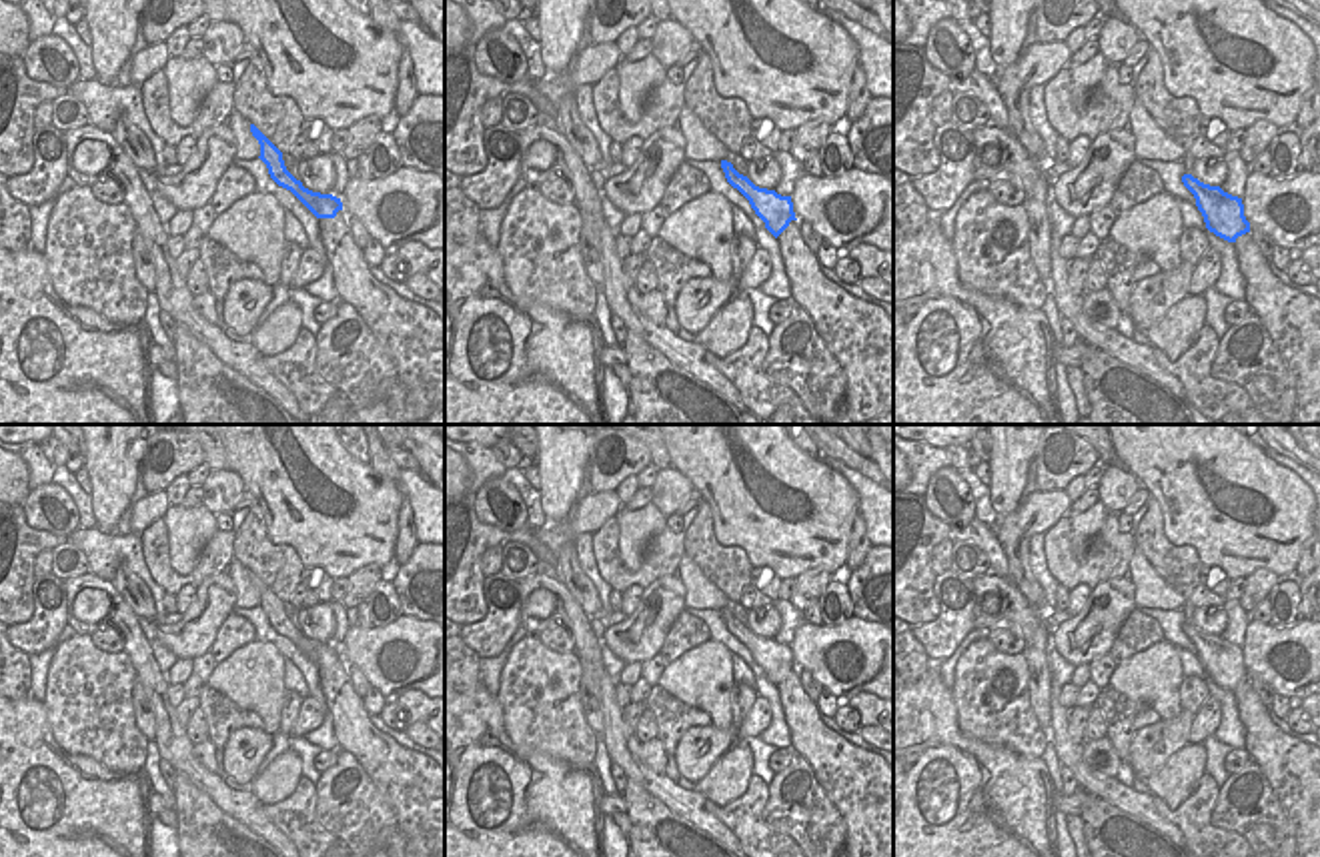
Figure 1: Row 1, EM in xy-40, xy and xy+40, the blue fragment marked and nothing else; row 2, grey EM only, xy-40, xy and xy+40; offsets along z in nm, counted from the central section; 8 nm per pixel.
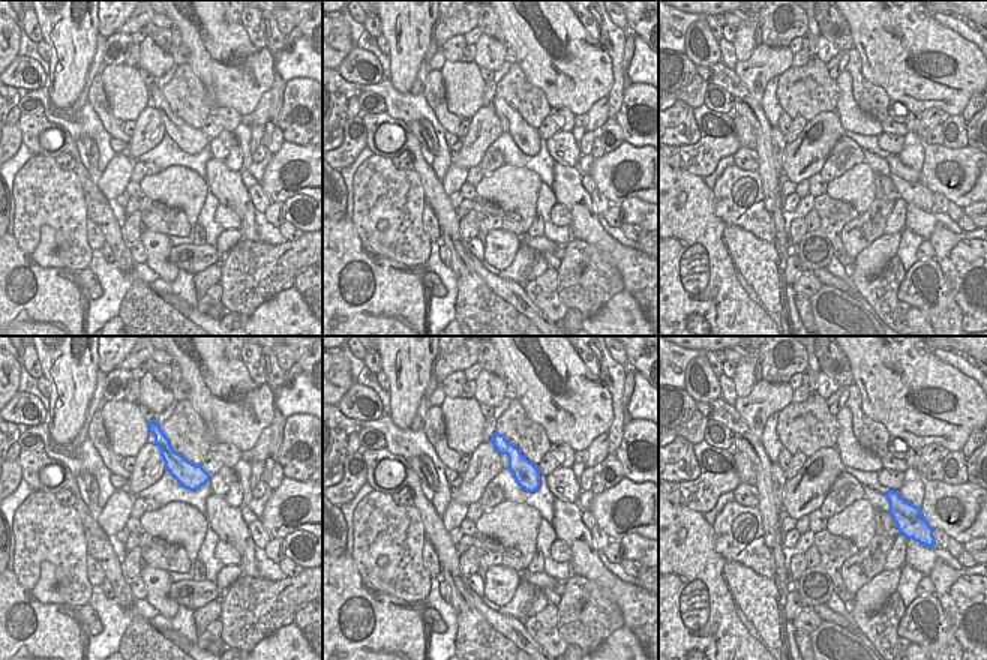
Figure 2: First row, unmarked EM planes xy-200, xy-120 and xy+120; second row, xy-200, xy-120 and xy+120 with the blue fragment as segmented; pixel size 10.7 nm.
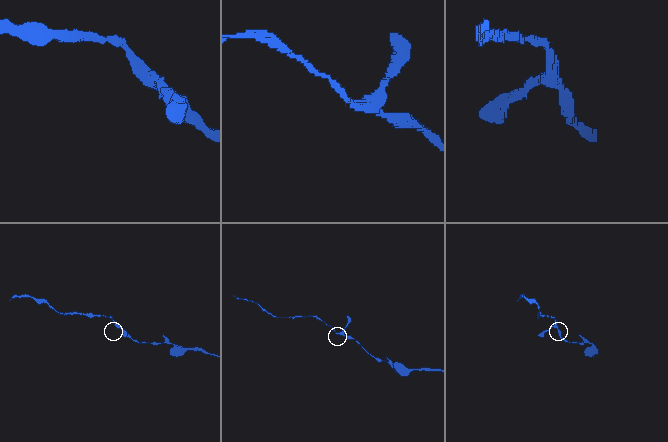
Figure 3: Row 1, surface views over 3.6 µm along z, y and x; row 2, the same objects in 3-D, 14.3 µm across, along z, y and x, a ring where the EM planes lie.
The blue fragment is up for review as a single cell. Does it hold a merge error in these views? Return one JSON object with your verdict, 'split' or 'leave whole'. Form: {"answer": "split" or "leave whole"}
{"answer": "leave whole"}

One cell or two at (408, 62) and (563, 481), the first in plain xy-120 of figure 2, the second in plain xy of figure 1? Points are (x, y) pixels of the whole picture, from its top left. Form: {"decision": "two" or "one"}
{"decision": "one"}

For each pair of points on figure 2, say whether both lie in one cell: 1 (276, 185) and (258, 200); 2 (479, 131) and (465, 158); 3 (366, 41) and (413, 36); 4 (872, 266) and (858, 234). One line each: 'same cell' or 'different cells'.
1: different cells
2: same cell
3: different cells
4: different cells

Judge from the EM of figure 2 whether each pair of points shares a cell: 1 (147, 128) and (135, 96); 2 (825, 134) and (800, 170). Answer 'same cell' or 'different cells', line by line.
1: different cells
2: same cell

